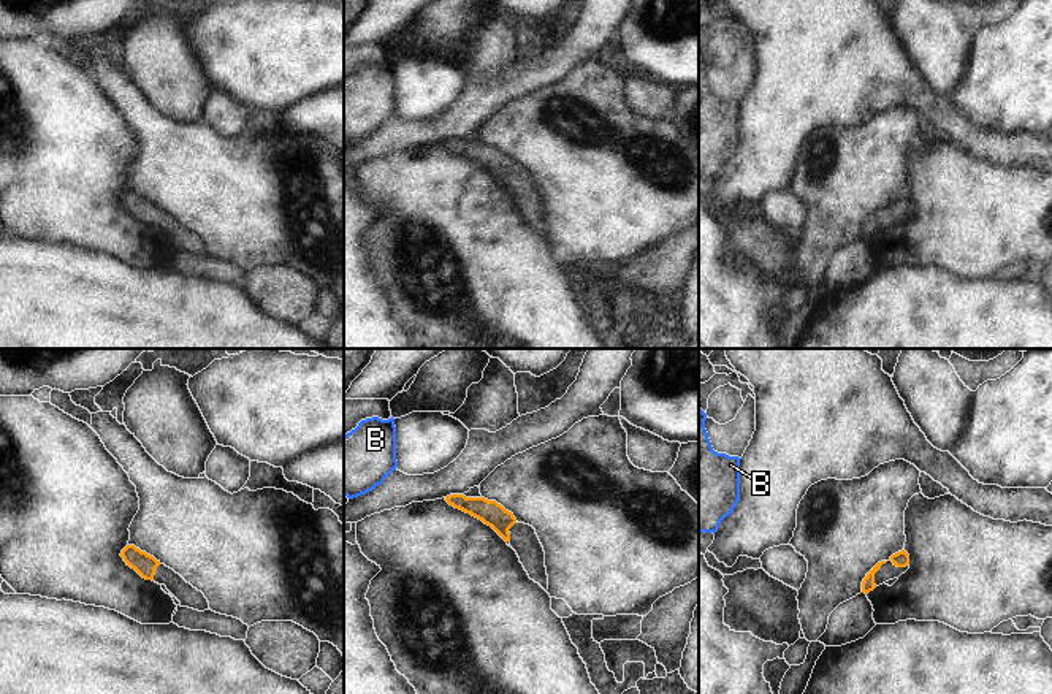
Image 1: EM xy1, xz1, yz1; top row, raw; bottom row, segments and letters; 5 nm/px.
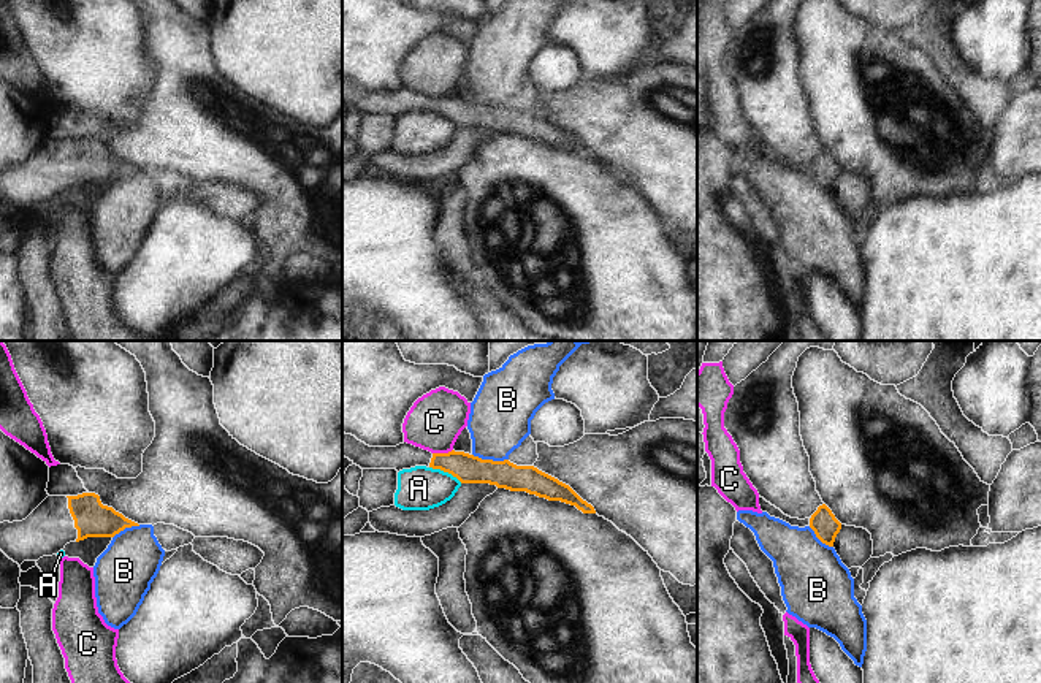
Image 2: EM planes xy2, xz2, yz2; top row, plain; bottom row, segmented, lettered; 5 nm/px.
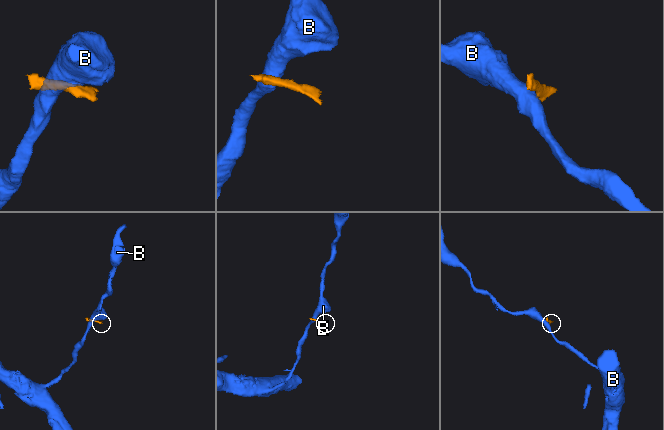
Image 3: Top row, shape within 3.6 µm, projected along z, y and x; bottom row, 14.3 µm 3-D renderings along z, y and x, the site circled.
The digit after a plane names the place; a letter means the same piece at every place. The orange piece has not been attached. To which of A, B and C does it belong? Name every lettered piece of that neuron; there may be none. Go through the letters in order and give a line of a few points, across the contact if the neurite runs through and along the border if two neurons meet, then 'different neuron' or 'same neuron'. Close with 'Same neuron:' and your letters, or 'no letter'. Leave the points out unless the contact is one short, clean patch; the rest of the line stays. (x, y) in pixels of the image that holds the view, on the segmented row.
A: line xz2 (430, 466), (447, 471), (461, 482); different neuron
B: line xz2 (472, 454), (482, 458), (507, 460); different neuron
C: different neuron
Same neuron: no letter

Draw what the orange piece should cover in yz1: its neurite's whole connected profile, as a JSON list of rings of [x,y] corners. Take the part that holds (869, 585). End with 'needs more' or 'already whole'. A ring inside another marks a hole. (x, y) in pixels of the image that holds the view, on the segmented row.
[[[901,550],[890,556],[889,561],[878,562],[863,578],[862,582],[862,593],[868,594],[876,586],[898,578],[901,574],[905,574],[909,569],[909,555]]]; needs more

